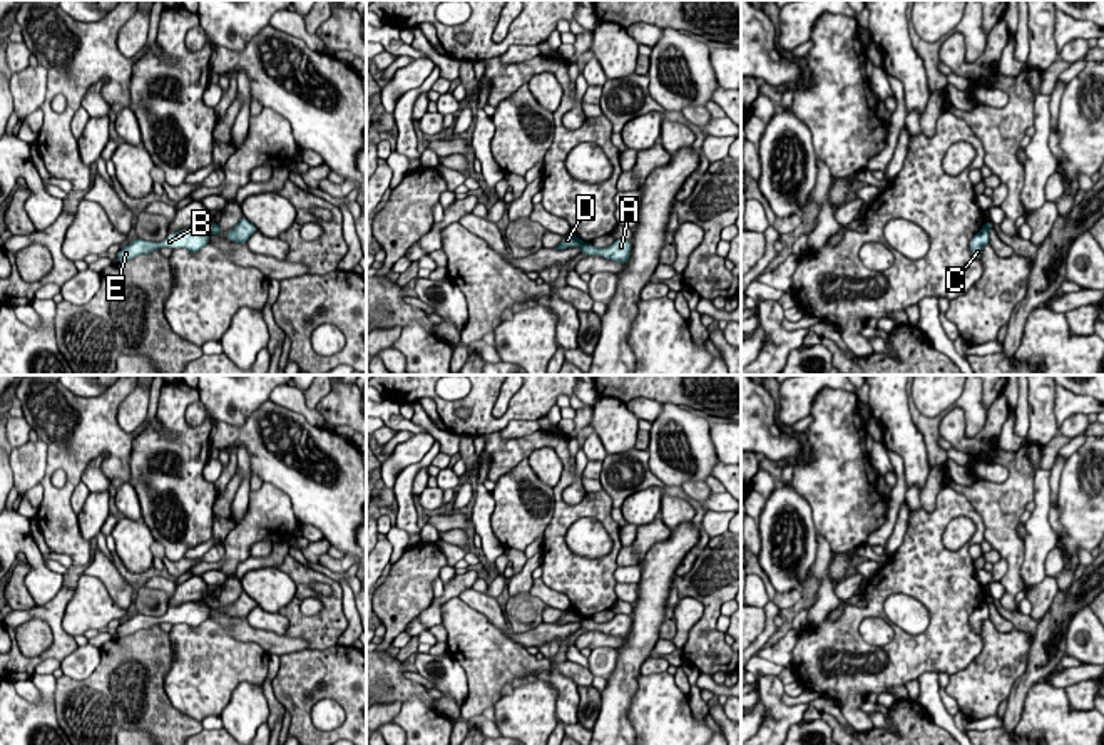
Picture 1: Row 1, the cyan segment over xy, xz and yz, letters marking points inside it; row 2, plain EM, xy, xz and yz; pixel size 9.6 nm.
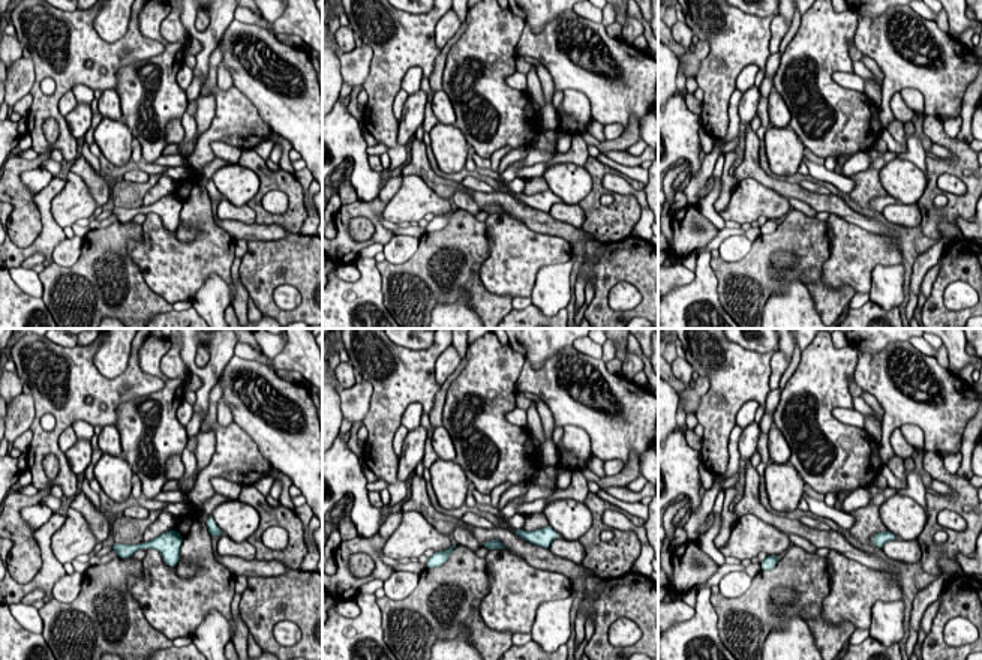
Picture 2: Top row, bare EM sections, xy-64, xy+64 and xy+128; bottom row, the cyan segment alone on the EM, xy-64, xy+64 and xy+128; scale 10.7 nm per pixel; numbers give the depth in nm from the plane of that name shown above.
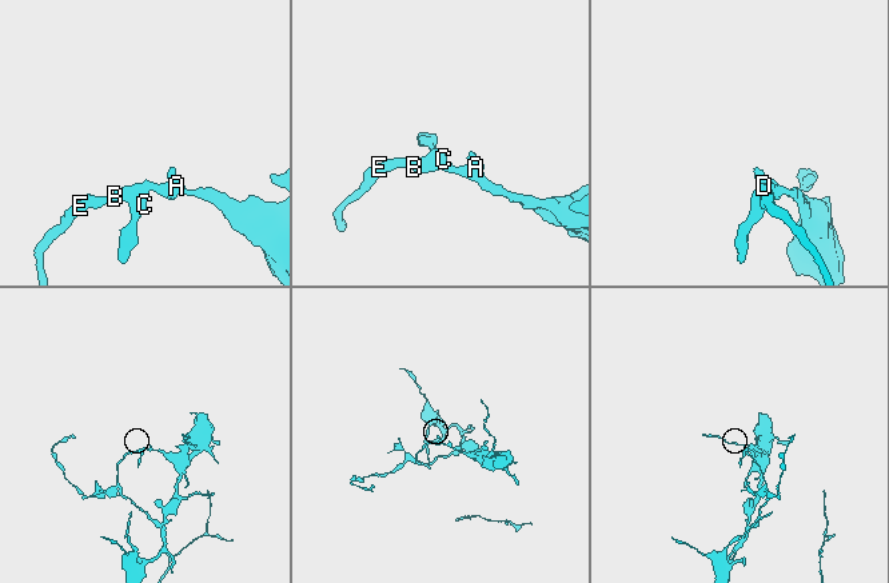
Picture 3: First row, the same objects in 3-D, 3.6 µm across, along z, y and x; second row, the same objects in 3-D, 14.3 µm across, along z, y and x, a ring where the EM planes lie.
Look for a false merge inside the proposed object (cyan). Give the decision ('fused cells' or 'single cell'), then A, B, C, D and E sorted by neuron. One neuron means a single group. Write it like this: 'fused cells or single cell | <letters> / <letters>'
fused cells | A / B C D E

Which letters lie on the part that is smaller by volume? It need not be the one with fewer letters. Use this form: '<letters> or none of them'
B, C, D, E

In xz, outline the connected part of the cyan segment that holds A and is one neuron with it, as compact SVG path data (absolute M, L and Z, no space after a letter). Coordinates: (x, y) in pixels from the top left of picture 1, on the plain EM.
M616 614L611 621L607 623L595 623L590 618L584 618L580 621L580 626L587 631L602 631L606 635L611 636L617 636L622 641L627 640L629 636L629 626L631 626L632 619L631 614Z

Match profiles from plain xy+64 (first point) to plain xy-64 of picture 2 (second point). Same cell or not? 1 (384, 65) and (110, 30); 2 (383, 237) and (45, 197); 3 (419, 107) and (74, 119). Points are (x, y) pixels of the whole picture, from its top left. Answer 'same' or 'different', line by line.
1: different
2: same
3: same

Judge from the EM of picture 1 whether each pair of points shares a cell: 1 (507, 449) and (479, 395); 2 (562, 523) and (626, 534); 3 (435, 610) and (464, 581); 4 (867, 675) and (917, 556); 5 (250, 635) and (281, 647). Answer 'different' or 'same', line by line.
1: different
2: different
3: same
4: same
5: same

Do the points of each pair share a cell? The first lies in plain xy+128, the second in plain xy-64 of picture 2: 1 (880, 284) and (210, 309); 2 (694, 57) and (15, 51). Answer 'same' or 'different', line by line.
1: same
2: different

